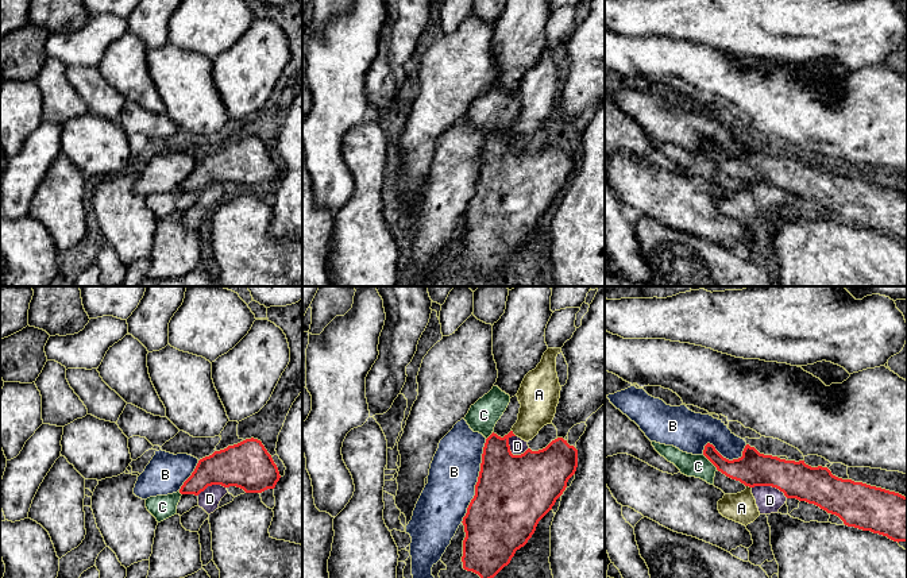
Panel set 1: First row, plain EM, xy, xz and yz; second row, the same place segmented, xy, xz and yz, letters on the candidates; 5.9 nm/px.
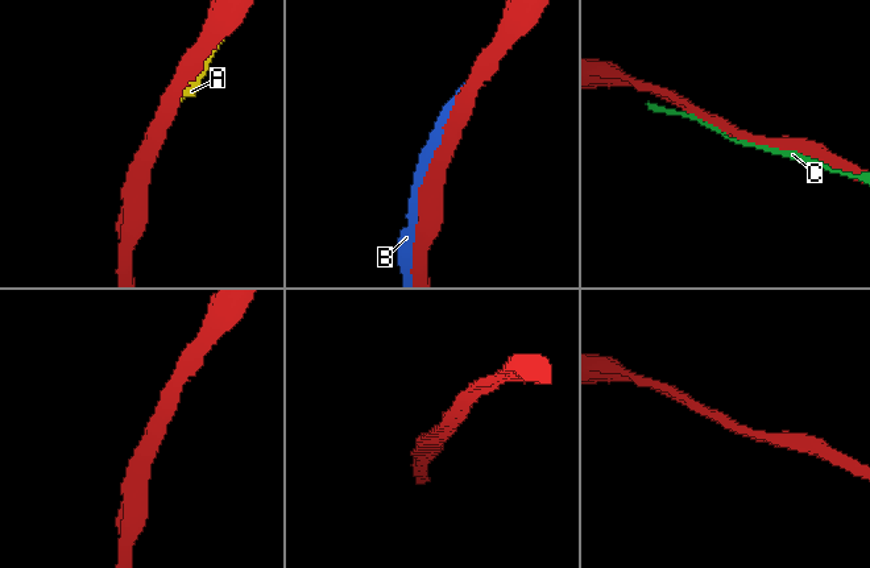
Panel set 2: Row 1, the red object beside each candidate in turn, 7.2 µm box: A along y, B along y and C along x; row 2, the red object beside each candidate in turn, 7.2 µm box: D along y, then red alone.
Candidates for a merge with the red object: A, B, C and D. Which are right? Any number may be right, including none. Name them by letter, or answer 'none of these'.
none of these

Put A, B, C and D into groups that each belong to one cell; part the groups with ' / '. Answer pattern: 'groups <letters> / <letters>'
groups A D / B / C

